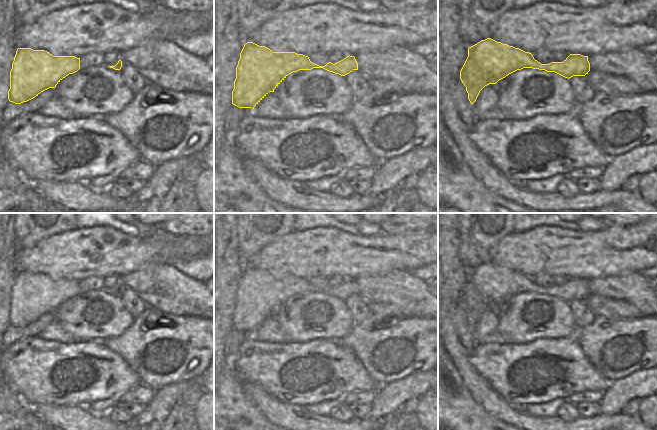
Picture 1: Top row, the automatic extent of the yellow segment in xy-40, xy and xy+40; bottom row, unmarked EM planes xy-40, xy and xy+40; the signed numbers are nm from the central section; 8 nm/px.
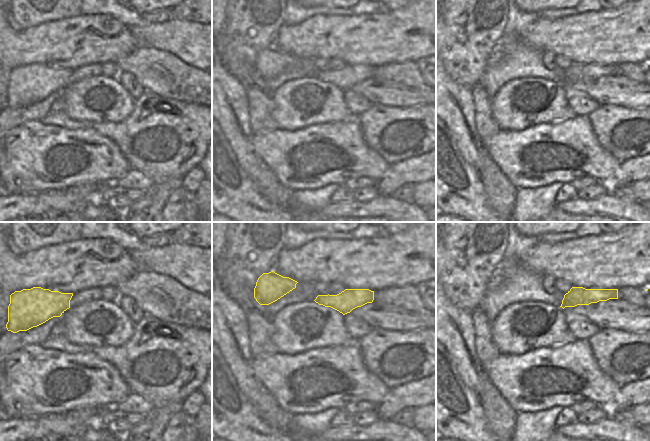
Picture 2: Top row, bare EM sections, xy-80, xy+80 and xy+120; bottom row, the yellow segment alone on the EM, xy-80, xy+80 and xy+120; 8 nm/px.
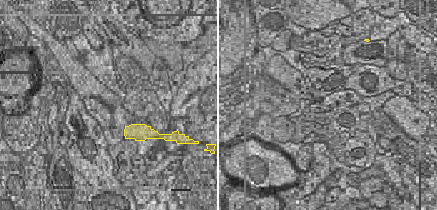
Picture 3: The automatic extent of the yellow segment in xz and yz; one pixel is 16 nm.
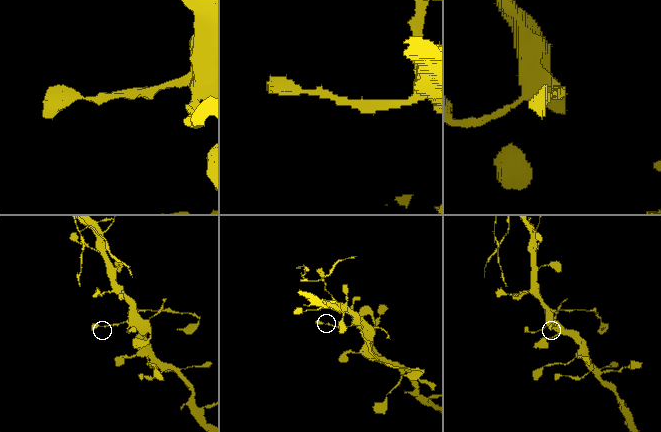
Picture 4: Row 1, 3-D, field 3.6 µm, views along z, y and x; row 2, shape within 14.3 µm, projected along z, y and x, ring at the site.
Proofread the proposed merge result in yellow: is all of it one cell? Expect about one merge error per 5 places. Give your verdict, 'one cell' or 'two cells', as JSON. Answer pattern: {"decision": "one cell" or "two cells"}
{"decision": "one cell"}

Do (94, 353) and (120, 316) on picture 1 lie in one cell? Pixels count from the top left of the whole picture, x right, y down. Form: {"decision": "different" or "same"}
{"decision": "different"}

